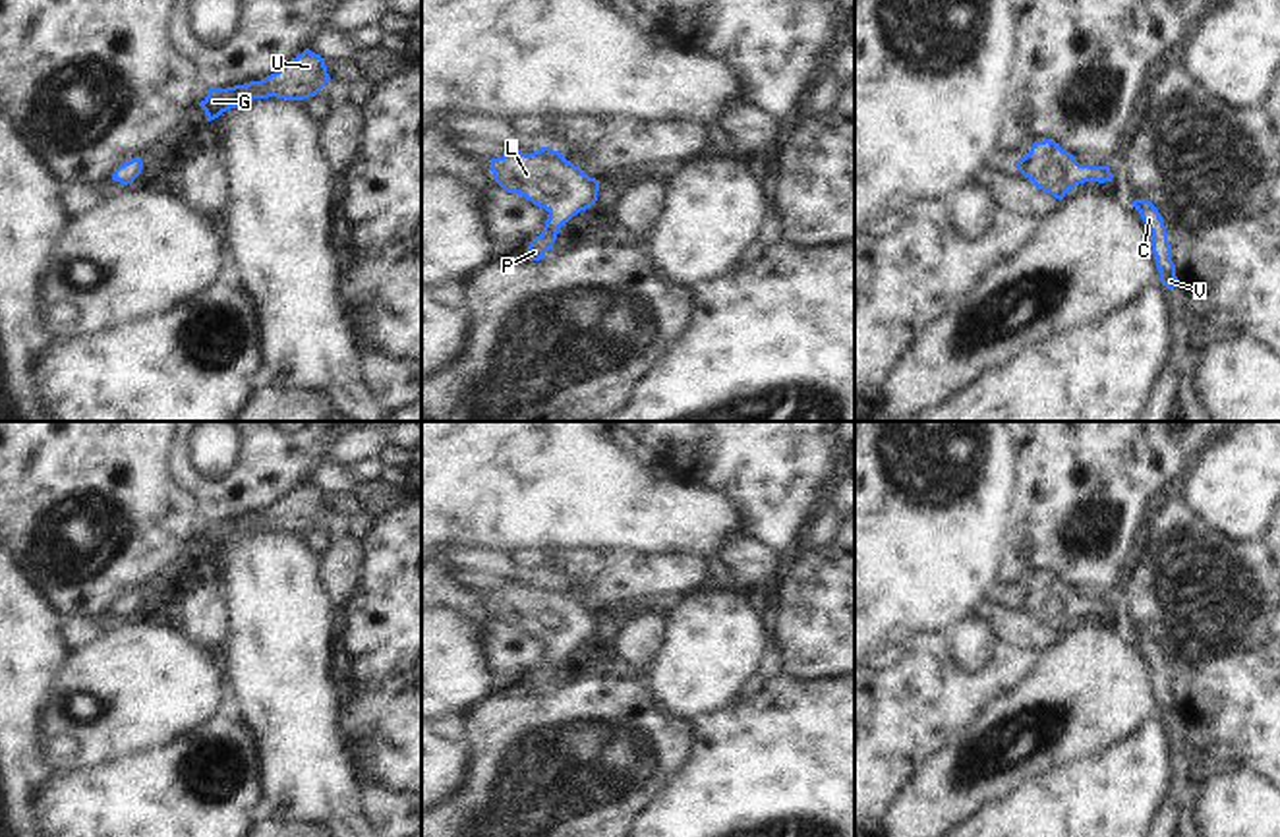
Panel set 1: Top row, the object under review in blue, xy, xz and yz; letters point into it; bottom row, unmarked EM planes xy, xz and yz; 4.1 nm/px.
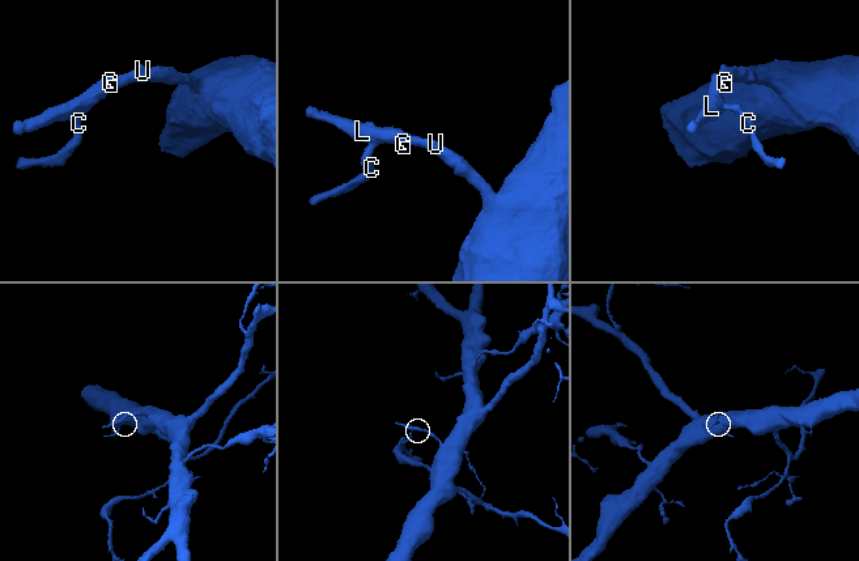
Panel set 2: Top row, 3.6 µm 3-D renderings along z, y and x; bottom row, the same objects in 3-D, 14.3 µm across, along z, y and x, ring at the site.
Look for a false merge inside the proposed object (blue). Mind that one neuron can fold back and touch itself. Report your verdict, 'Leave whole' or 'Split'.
Leave whole.

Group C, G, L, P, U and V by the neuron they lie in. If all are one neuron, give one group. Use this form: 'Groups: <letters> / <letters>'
Groups: C G L P U V.

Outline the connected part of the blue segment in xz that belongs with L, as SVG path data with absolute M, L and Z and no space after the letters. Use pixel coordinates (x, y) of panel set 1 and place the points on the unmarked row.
M549 580L530 588L510 584L491 592L489 601L505 624L524 628L549 646L541 667L532 671L528 678L526 692L532 694L543 692L565 655L597 634L599 613L590 611L580 599Z

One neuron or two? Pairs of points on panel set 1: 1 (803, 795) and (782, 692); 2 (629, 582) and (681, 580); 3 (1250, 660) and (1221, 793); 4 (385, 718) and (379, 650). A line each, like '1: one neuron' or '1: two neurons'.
1: one neuron
2: one neuron
3: two neurons
4: one neuron

